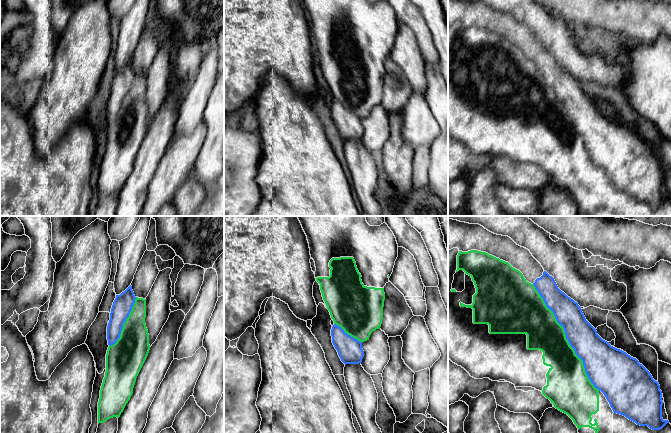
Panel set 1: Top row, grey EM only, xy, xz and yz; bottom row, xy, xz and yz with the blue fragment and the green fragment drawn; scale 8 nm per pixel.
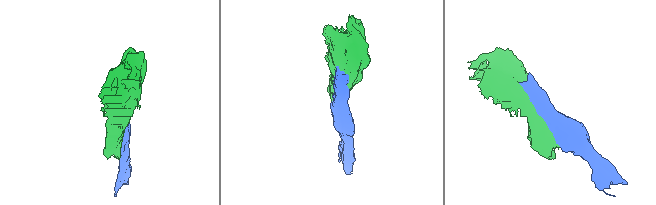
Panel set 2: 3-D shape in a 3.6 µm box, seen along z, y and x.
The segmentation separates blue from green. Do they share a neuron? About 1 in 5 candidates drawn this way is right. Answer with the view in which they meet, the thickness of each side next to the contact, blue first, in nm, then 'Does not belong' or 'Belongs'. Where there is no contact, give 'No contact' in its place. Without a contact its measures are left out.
Touches blue in yz. Thickness 240 nm (blue) against 280 nm. Does not belong

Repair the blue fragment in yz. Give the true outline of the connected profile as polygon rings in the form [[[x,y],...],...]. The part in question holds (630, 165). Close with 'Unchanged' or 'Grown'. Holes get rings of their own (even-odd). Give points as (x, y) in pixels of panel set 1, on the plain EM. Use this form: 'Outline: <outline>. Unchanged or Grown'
Outline: [[[448,0],[448,27],[453,24],[462,28],[486,28],[508,38],[534,61],[563,103],[575,130],[583,137],[589,156],[604,170],[614,189],[652,206],[660,206],[669,199],[662,194],[659,159],[636,134],[611,122],[597,110],[578,79],[558,64],[554,54],[528,25],[479,0]]]. Grown

